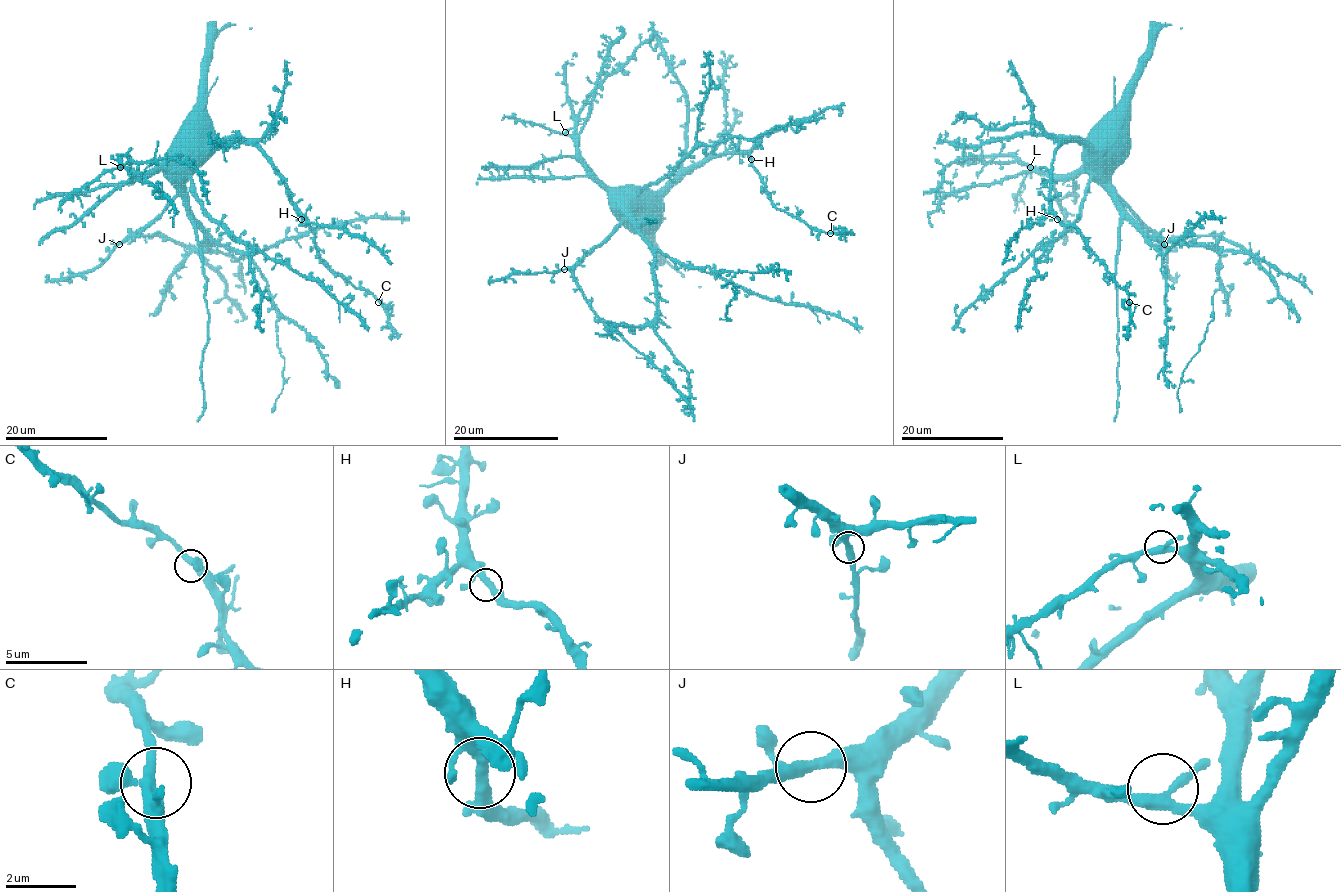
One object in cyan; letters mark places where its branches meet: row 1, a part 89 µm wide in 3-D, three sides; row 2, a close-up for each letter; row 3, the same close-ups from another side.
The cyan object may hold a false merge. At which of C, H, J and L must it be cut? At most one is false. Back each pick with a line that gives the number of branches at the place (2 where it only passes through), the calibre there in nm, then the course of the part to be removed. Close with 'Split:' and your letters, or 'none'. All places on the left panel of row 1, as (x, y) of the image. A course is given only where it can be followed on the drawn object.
Split: none

